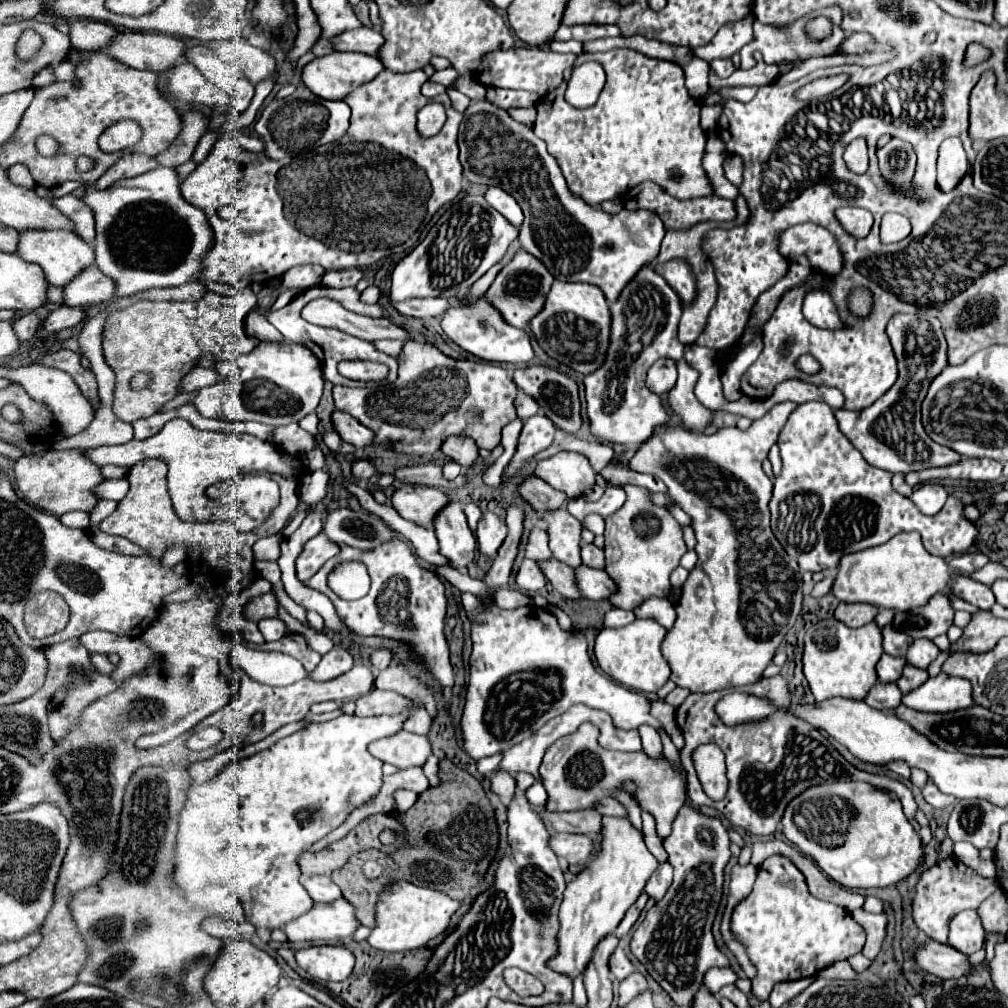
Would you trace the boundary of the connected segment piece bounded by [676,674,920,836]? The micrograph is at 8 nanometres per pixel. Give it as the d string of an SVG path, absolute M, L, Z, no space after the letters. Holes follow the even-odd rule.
M778 674L774 678L762 678L754 684L742 686L738 690L770 700L770 704L774 706L774 714L758 726L726 726L714 710L716 702L724 696L722 692L690 694L676 708L676 722L686 740L684 748L680 750L680 758L682 758L682 766L688 774L688 798L694 804L712 806L712 808L720 810L734 826L744 828L746 832L752 832L756 836L768 836L768 834L774 834L774 830L778 828L778 822L784 814L786 804L794 796L798 796L802 790L816 786L816 784L824 784L832 778L834 780L862 780L862 782L870 782L872 786L894 792L904 806L906 818L912 822L914 830L920 832L920 824L914 820L918 806L912 798L910 788L906 784L902 784L900 780L892 780L888 776L878 776L878 774L868 774L868 772L854 768L848 760L844 760L840 756L840 752L828 742L828 738L818 728L810 726L808 722L802 722L800 718L794 718L794 714L790 714L790 710L794 710L792 702L790 702L790 688L788 688L788 682L784 676ZM706 742L718 744L722 748L722 752L726 754L730 786L728 786L726 798L720 802L714 802L704 794L702 784L700 784L694 764L692 764L692 750Z

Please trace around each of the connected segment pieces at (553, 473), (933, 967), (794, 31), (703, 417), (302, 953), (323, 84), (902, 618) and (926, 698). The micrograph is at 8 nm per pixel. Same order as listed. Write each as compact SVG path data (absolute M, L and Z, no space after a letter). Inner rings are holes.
M568 450L538 462L536 476L548 482L552 488L568 494L570 500L578 498L584 488L596 482L596 472L592 470L588 458Z
M934 940L916 946L912 958L918 968L938 978L960 978L974 970L962 952L954 950L950 944L940 944Z
M840 8L818 9L797 20L794 26L790 26L790 30L776 30L774 26L760 24L760 22L755 19L753 22L753 40L750 44L746 44L746 46L740 50L740 58L742 58L740 68L742 68L742 70L754 68L756 62L758 62L758 58L760 58L760 54L762 54L762 60L764 60L764 62L791 60L796 63L796 66L817 66L818 55L835 55L840 52L840 45L846 39L845 33L843 33L840 28L841 21L842 12L840 12ZM820 15L828 17L833 24L832 35L822 41L811 39L806 33L808 19L814 19ZM756 52L760 54L756 54Z
M678 360L676 364L678 364L678 382L668 392L668 406L672 414L676 414L688 428L704 432L714 418L714 410L702 406L694 396L698 372L686 360Z
M312 946L296 952L296 962L316 980L342 982L354 970L354 954L342 946Z
M332 52L328 56L320 56L306 64L304 68L304 84L318 96L326 100L344 100L358 86L374 80L384 70L382 62L376 56L368 54L350 54L350 52Z
M936 594L930 604L914 608L910 612L896 612L892 626L900 632L906 632L912 638L934 640L940 634L946 634L952 626L954 610L944 594Z
M944 672L938 678L928 678L920 688L906 694L902 704L920 712L954 712L974 706L972 686L966 678L948 676Z

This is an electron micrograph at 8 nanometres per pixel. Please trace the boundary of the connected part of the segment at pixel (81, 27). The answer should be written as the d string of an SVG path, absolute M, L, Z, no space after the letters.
M76 20L70 24L70 42L74 48L84 52L94 52L106 48L118 30L104 22L90 22L90 20Z

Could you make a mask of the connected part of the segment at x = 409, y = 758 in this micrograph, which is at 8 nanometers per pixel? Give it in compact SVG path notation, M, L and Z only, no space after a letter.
M398 732L390 738L382 738L370 744L370 752L398 768L412 768L424 766L428 756L432 754L432 746L428 736L418 736L412 732Z

